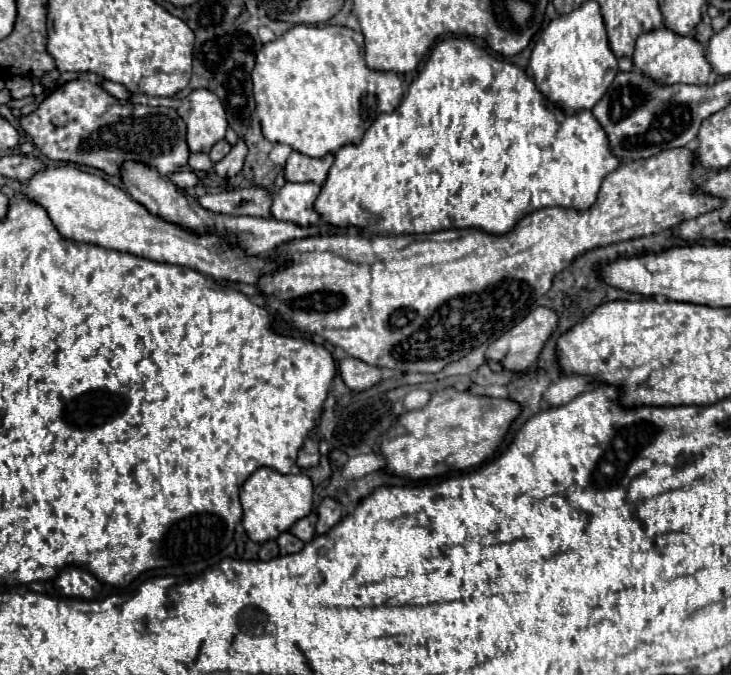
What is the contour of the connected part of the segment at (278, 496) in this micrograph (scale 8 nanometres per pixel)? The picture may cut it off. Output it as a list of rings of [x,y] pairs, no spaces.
[[[261,467],[257,469],[241,489],[241,505],[243,505],[243,527],[249,539],[263,543],[269,539],[277,539],[279,533],[287,531],[295,521],[307,517],[313,509],[313,483],[305,473],[299,475],[283,475],[275,469]]]

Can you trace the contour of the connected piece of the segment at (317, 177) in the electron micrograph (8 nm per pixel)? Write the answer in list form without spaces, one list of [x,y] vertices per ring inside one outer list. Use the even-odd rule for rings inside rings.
[[[293,151],[285,163],[285,179],[311,181],[311,183],[323,185],[331,165],[333,165],[333,155],[325,155],[319,159],[319,157],[307,157],[303,153]]]

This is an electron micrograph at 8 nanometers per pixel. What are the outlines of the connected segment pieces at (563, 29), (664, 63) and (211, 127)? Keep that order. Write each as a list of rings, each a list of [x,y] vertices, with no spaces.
[[[587,1],[569,15],[553,19],[537,39],[529,67],[537,89],[567,115],[593,109],[617,75],[617,57],[609,49],[597,1]]]
[[[657,29],[651,33],[643,33],[637,39],[635,53],[633,53],[635,67],[657,81],[659,85],[673,85],[673,83],[689,83],[689,85],[705,85],[711,73],[711,65],[705,59],[705,47],[691,37],[679,37],[669,29]]]
[[[197,89],[191,95],[187,95],[185,99],[165,99],[165,97],[151,97],[145,93],[135,93],[133,97],[129,97],[131,103],[143,103],[143,105],[165,105],[165,107],[173,107],[185,121],[187,125],[187,145],[191,149],[191,153],[209,153],[211,147],[225,139],[225,131],[227,131],[227,117],[225,117],[225,109],[221,105],[221,101],[215,97],[215,93],[207,91],[207,89]]]

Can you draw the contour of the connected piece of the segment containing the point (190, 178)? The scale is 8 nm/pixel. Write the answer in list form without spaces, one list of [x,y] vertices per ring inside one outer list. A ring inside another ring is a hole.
[[[177,171],[177,173],[173,173],[169,179],[171,179],[171,183],[177,185],[179,189],[191,189],[191,187],[195,187],[195,183],[197,183],[197,175],[195,175],[193,171]]]

